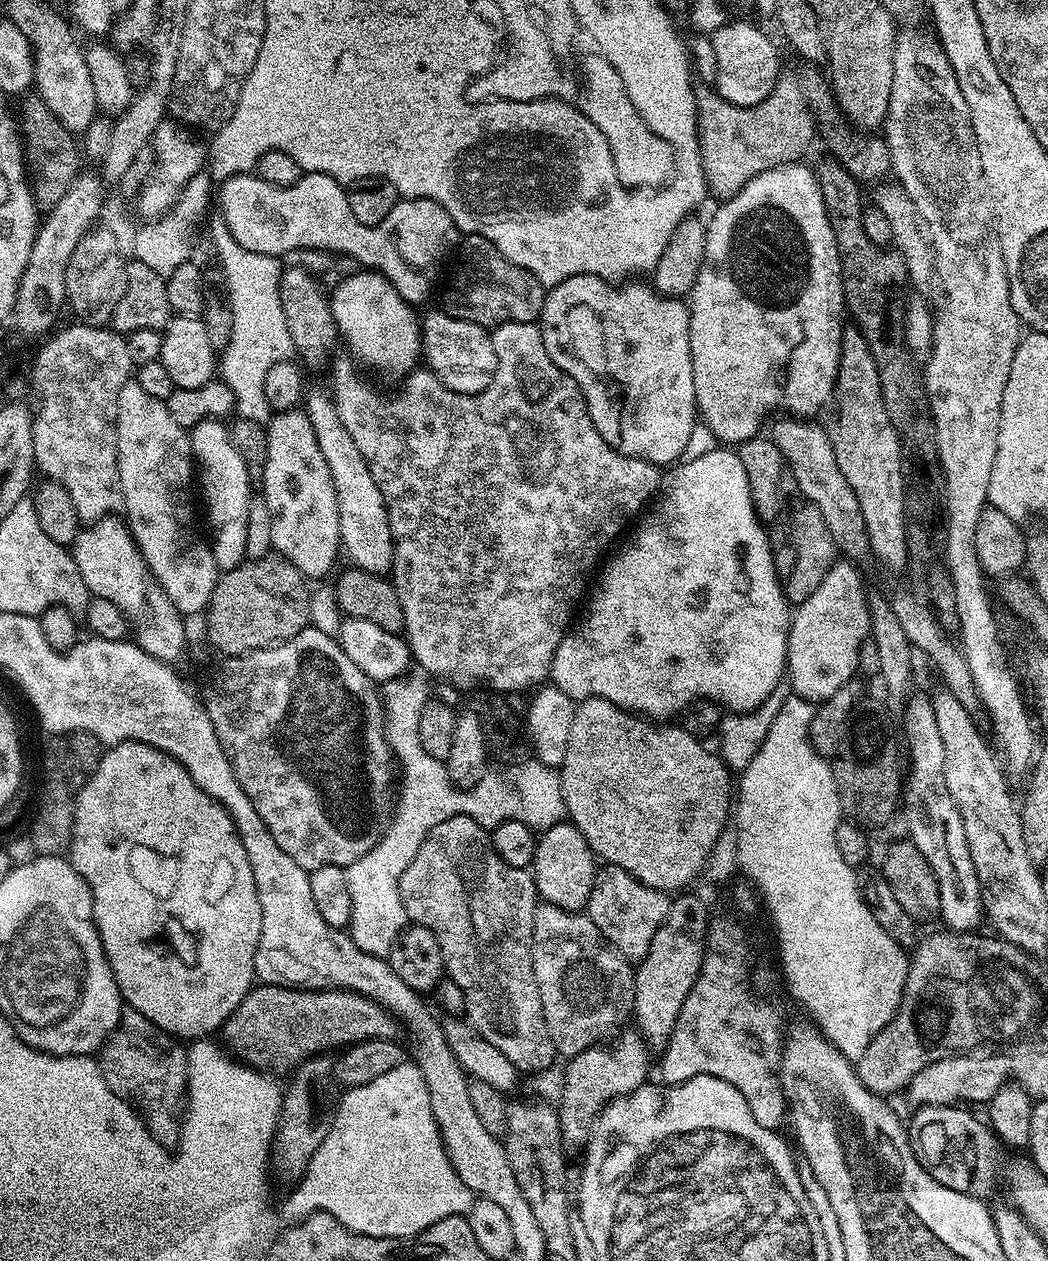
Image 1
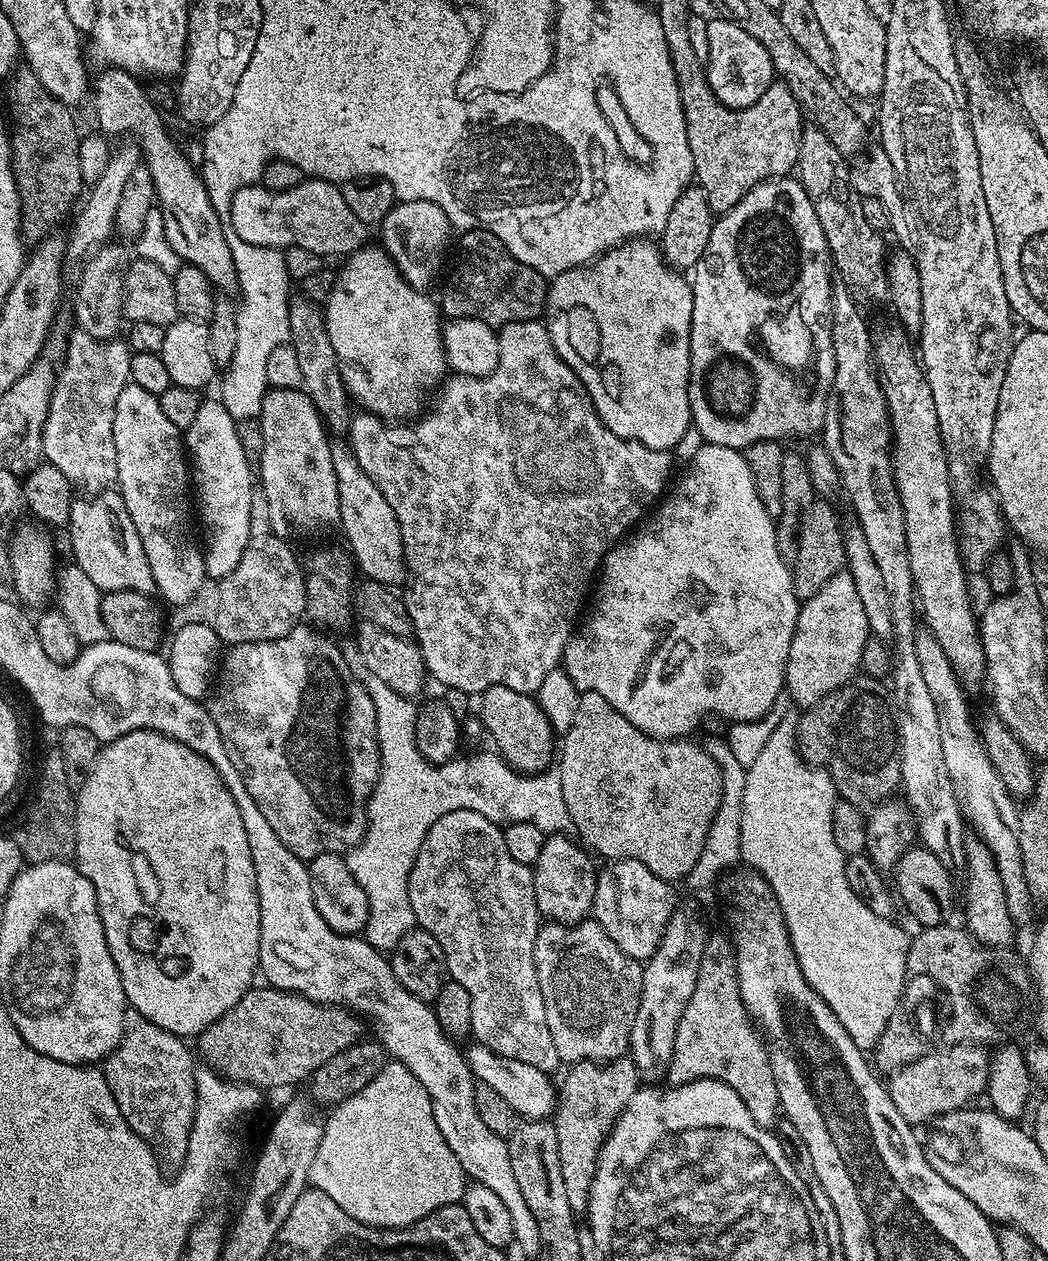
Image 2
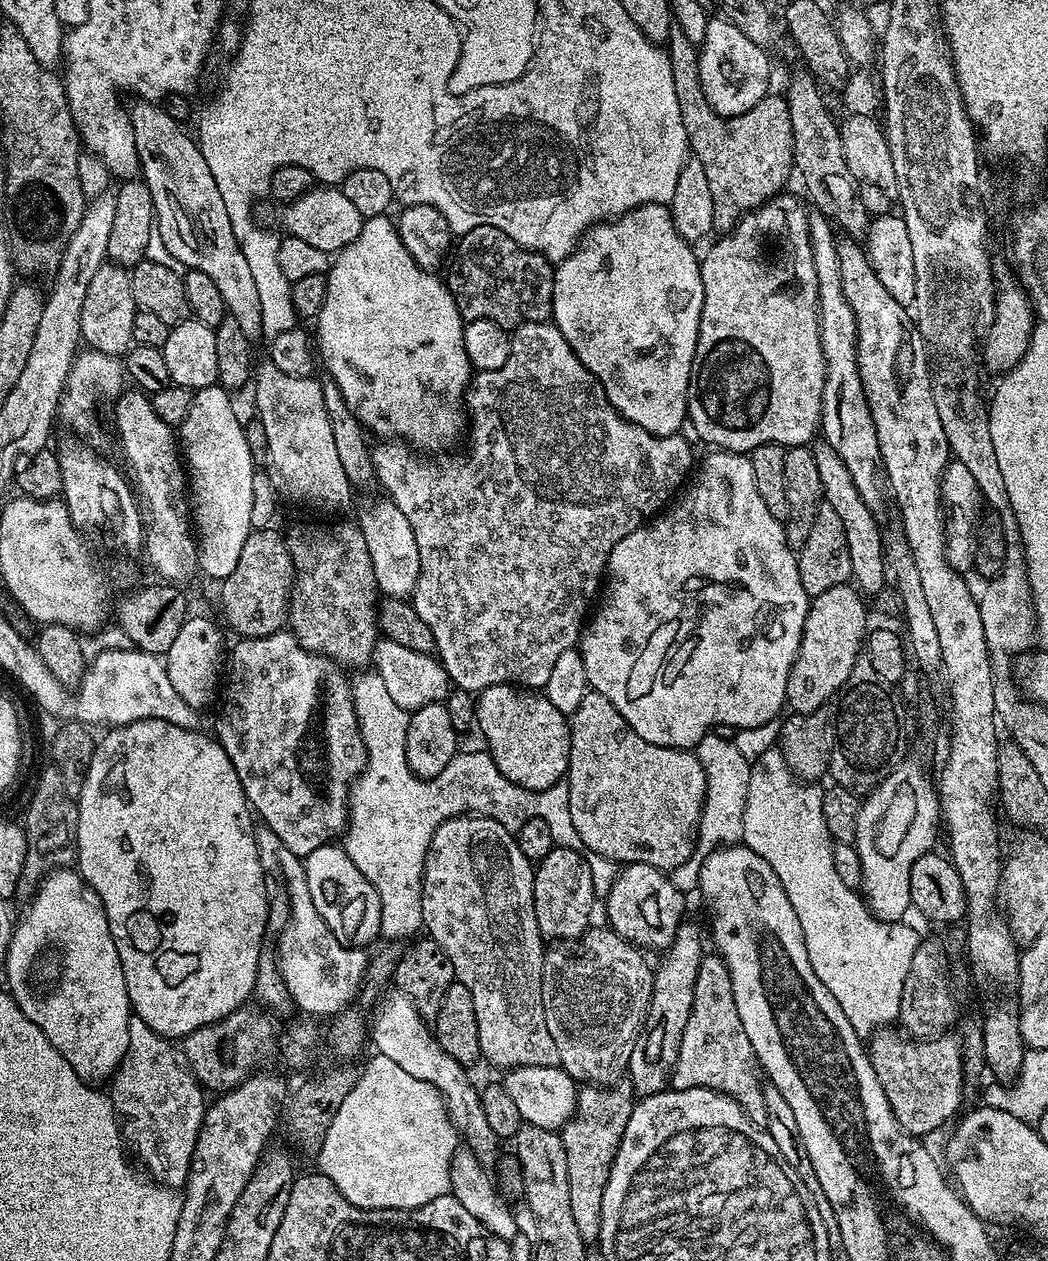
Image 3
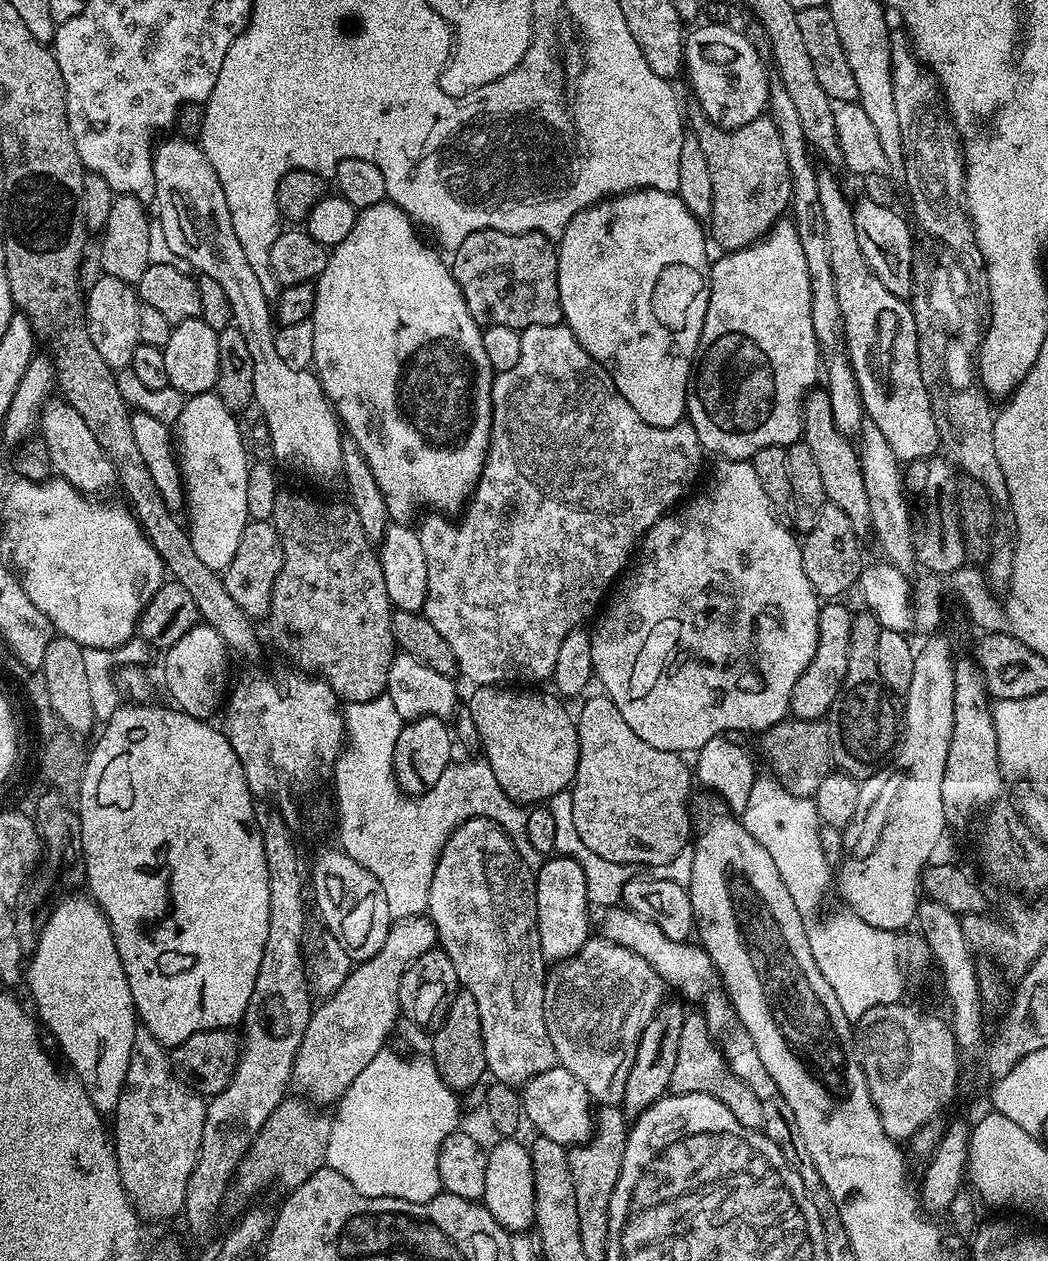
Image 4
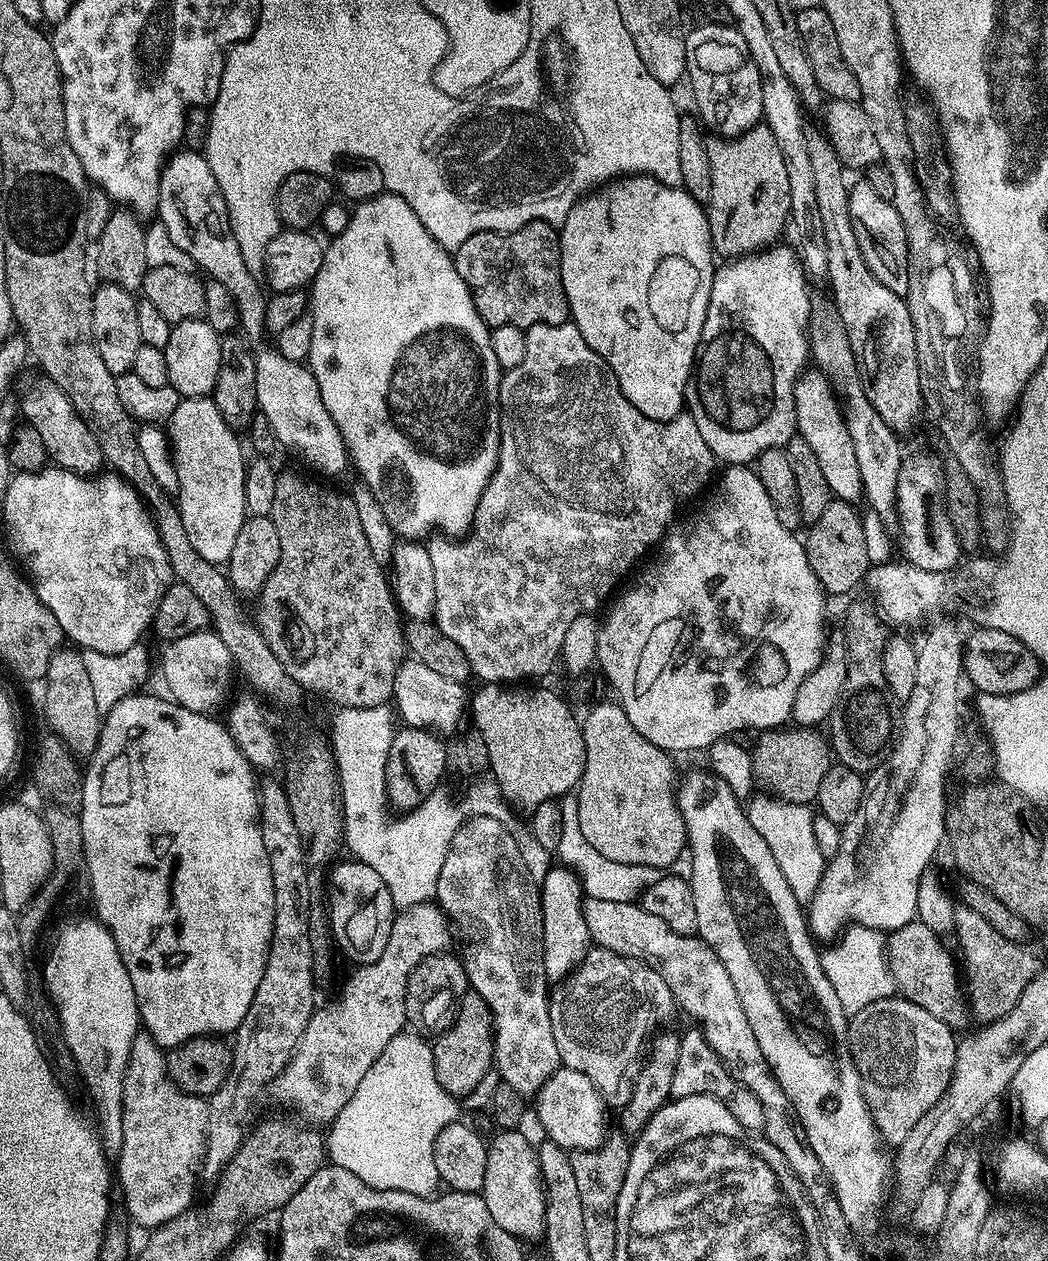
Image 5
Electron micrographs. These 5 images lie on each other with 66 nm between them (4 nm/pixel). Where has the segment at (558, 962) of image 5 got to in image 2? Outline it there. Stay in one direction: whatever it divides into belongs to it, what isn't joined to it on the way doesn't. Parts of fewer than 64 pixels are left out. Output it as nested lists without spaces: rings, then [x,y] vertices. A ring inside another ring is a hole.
[[[552,834],[545,839],[542,854],[538,854],[538,862],[532,868],[536,905],[545,921],[571,926],[591,913],[598,875],[597,865],[592,865],[591,859],[593,857],[571,835]]]

